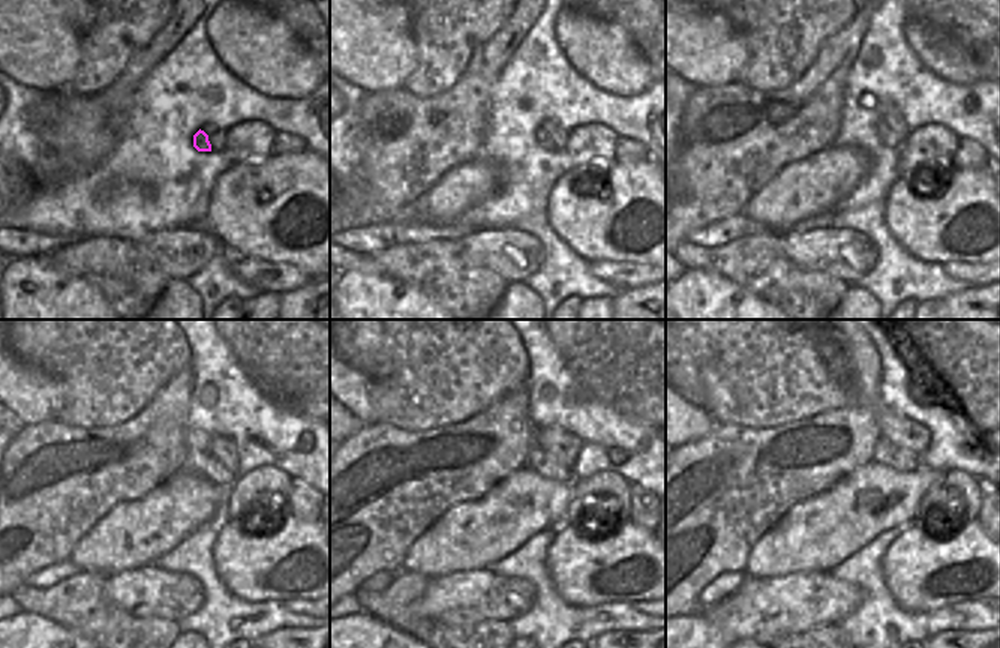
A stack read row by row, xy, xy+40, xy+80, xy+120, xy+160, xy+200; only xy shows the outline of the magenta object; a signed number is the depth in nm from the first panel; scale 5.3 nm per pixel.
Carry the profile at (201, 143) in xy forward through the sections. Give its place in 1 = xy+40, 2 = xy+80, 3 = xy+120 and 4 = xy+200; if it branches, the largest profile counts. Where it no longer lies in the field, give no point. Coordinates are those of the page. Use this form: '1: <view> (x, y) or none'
1: xy+40 (541, 137)
2: xy+80 (886, 137)
3: xy+120 (210, 467)
4: xy+200 (898, 459)

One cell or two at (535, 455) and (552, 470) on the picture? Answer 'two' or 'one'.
one

